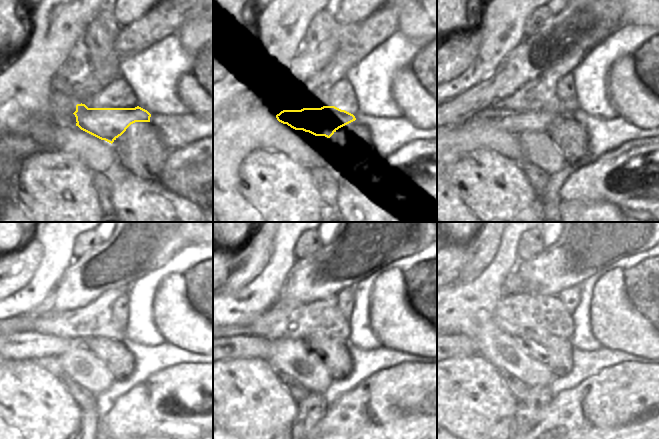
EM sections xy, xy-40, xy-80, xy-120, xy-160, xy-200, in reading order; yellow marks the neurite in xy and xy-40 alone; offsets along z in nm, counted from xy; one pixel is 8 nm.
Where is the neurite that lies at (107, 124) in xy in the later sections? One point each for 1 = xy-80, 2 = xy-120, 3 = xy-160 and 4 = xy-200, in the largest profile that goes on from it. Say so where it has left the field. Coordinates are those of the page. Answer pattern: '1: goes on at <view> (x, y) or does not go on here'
1: goes on at xy-80 (515, 122)
2: goes on at xy-120 (26, 345)
3: goes on at xy-160 (233, 347)
4: goes on at xy-200 (457, 345)

